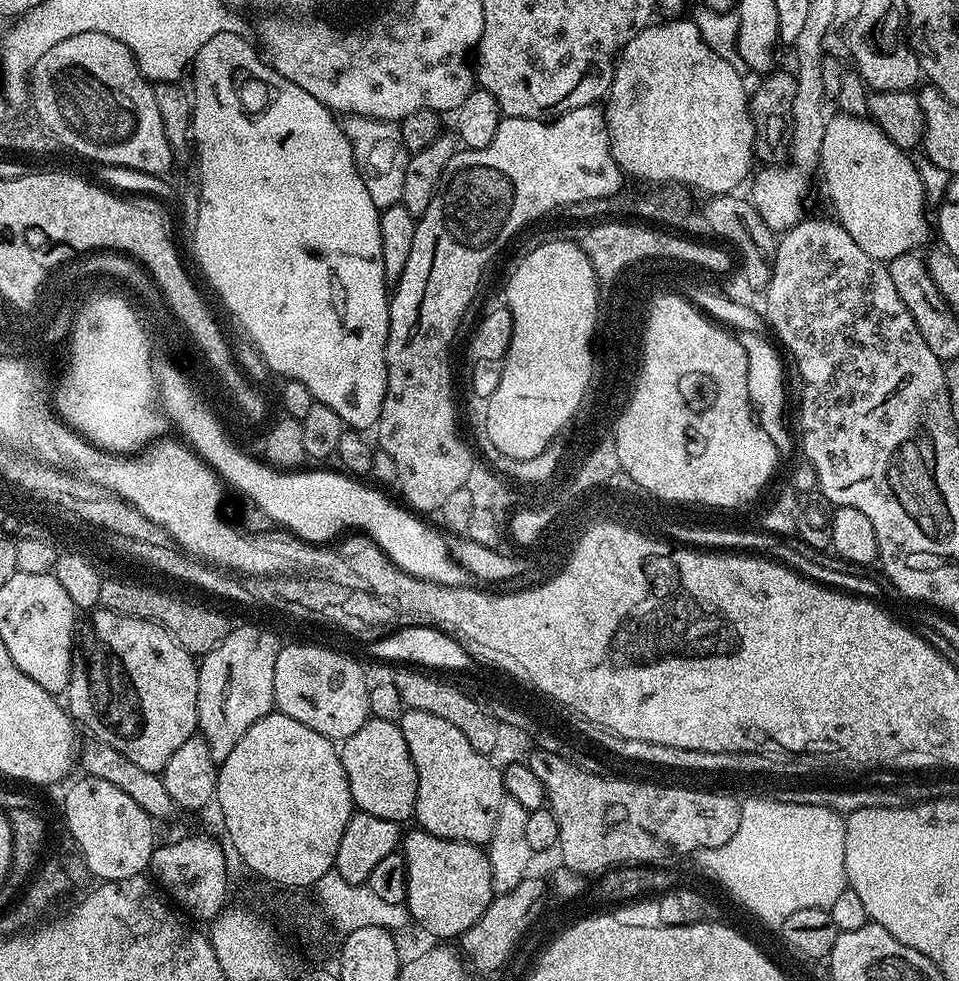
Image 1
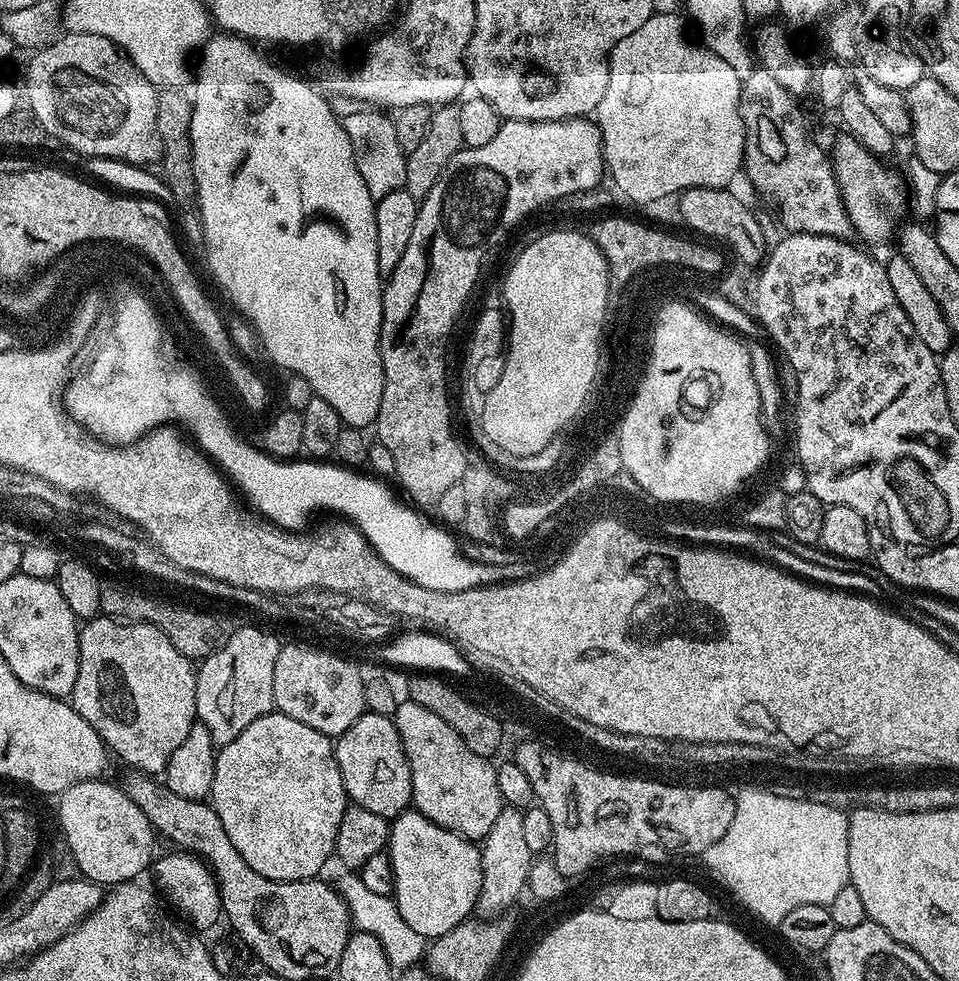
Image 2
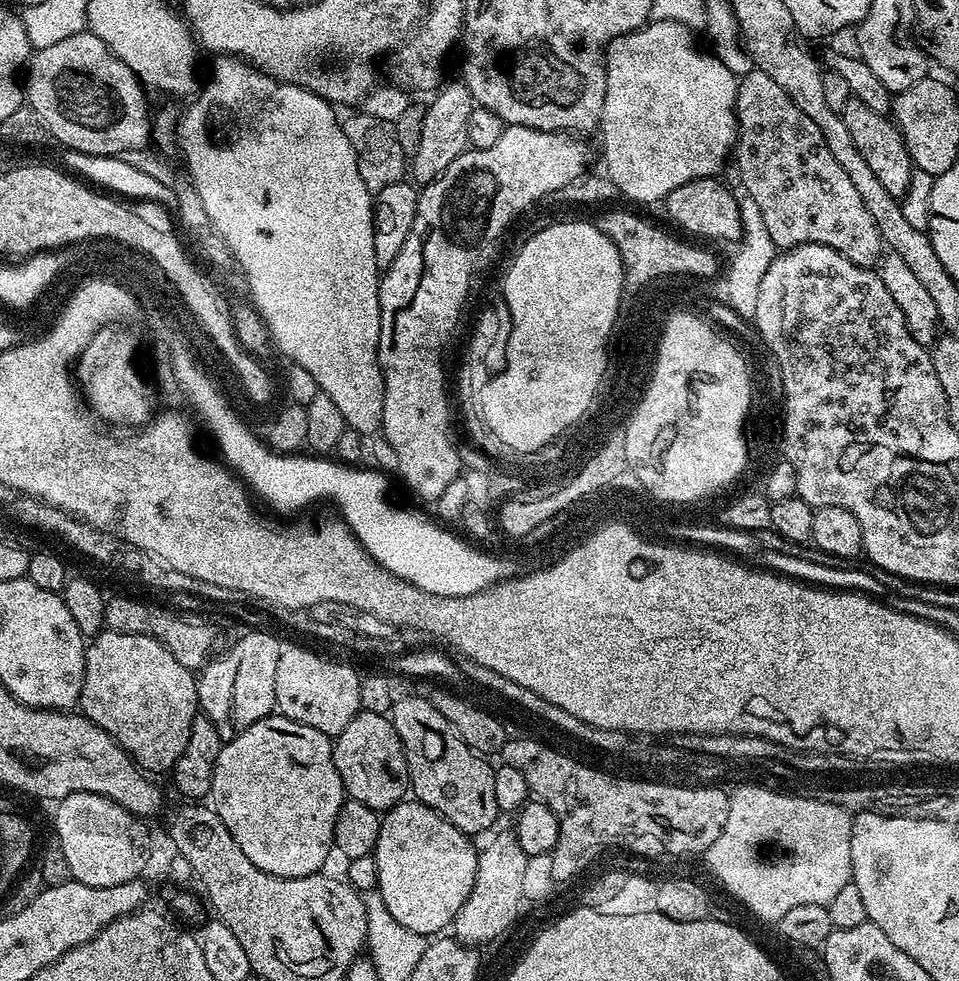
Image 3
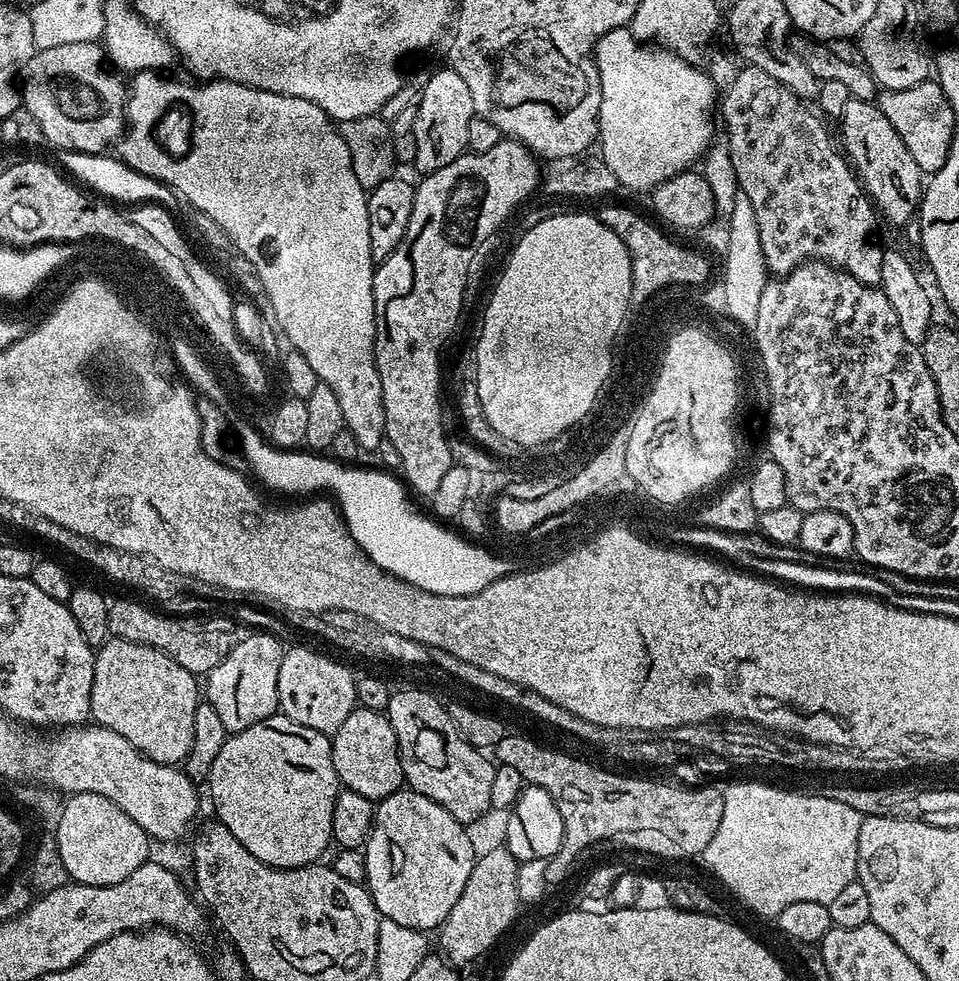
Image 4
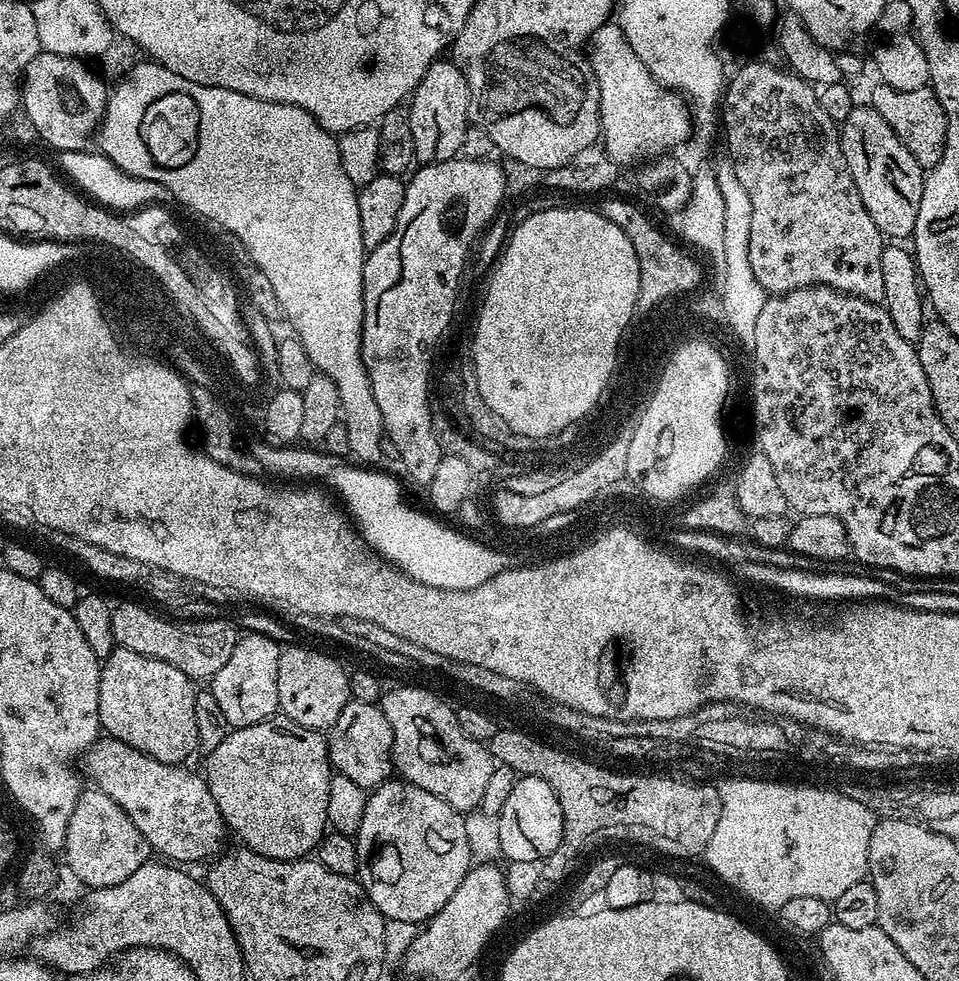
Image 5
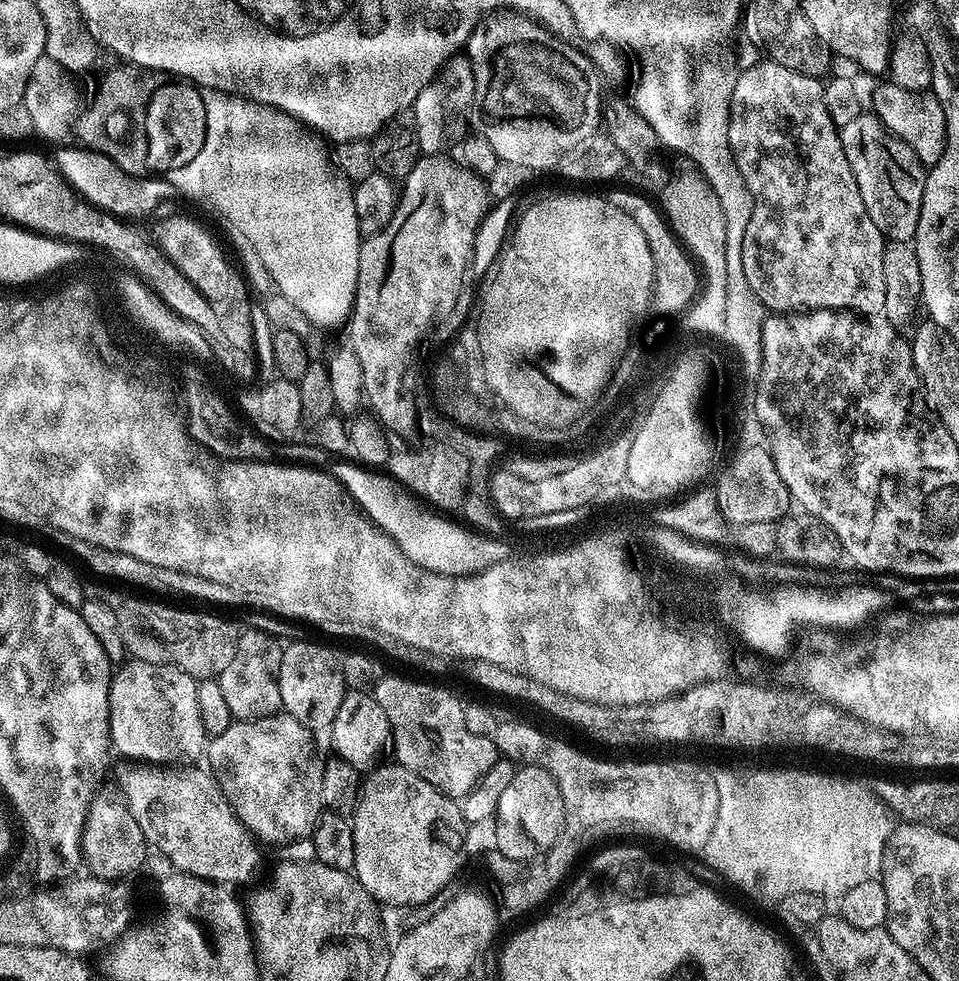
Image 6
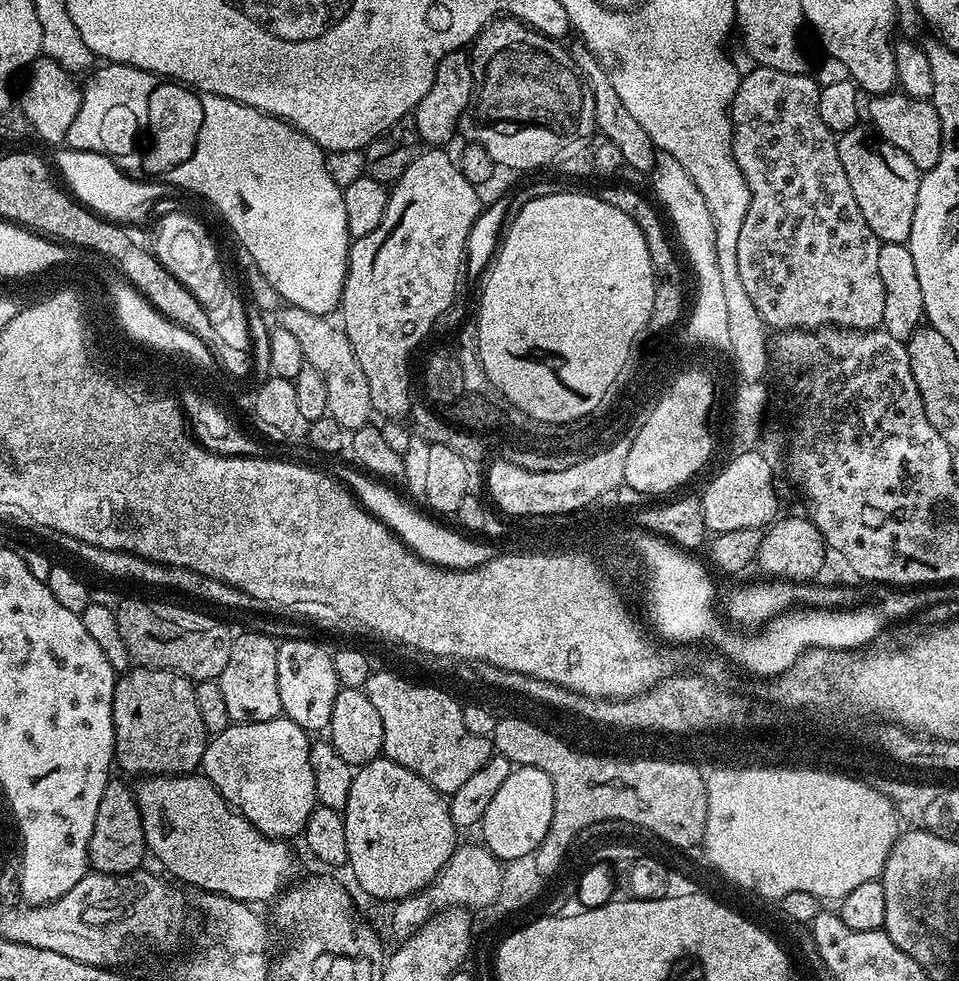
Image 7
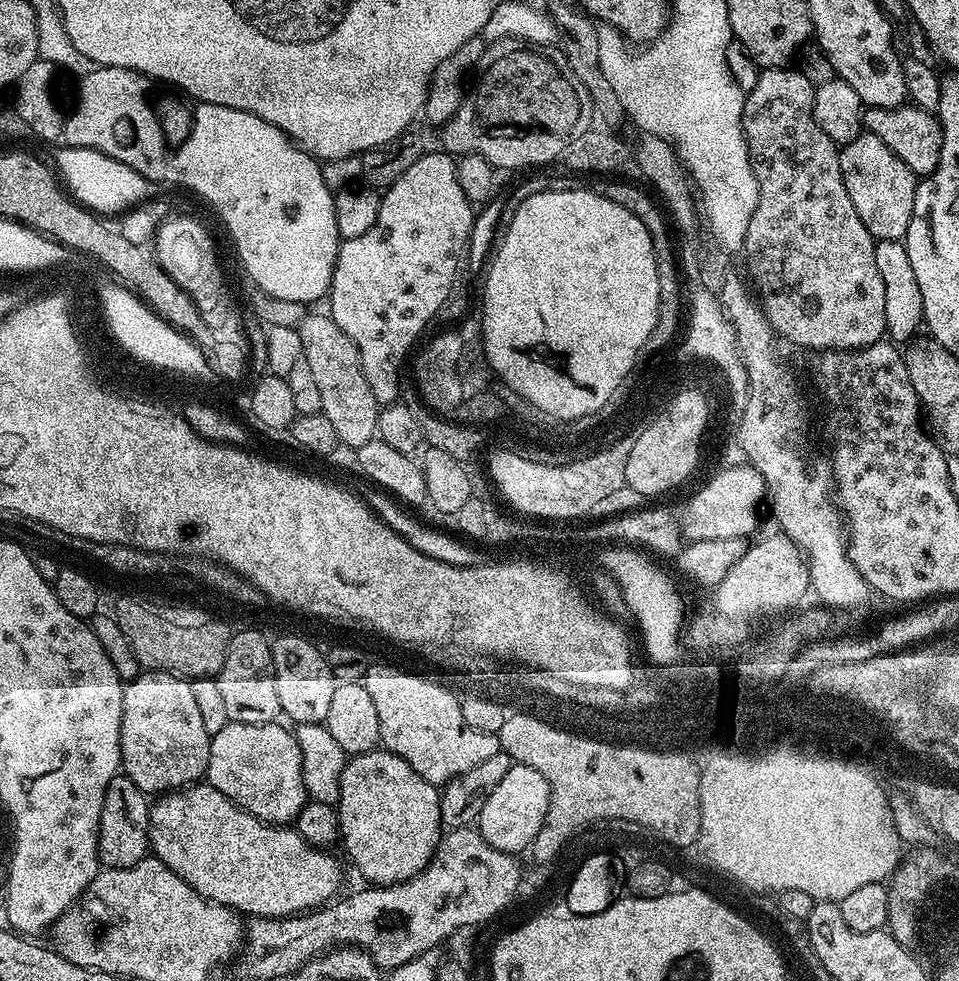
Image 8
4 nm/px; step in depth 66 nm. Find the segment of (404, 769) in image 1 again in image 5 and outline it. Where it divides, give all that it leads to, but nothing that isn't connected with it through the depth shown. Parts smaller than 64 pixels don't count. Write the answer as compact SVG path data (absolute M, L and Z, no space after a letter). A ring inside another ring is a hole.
M349 699L342 714L338 714L338 722L327 729L326 739L328 761L339 775L350 778L350 782L358 782L358 786L371 790L393 775L394 734L390 730L390 722L386 722L386 714L380 704Z

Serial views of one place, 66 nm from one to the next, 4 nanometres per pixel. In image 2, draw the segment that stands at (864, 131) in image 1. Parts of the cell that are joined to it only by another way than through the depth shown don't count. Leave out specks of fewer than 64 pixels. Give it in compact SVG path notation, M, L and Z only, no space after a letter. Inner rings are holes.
M842 136L832 149L832 161L853 233L872 244L886 241L891 234L893 237L896 225L894 226L894 218L888 212L901 205L903 207L906 202L906 184L901 173L885 168L885 163L879 157L849 136Z

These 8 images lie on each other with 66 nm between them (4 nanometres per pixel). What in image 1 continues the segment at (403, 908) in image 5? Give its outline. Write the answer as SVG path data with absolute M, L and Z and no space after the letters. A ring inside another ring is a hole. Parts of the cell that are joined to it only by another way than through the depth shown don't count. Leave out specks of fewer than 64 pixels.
M415 830L403 837L402 855L408 868L406 911L420 928L432 936L458 938L492 905L494 889L488 853L481 845L443 840Z

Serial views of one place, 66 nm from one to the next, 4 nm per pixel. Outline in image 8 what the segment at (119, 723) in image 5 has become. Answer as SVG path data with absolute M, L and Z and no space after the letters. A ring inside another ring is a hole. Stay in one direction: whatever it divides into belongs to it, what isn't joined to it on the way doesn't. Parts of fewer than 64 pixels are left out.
M151 670L141 671L138 678L127 681L124 685L124 697L122 698L122 742L120 743L120 762L123 775L138 786L146 794L167 794L177 790L183 790L199 781L208 771L208 759L210 758L210 742L212 737L208 735L206 725L202 723L202 717L198 711L198 705L194 699L194 690L191 683L183 676L172 676L169 672L153 672Z

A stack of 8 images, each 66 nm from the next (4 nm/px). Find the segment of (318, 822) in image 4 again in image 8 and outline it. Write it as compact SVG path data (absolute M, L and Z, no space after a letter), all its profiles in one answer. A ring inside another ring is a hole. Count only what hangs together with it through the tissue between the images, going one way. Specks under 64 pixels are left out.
M228 723L218 730L210 742L210 758L208 759L207 783L217 788L226 798L230 798L238 807L264 820L268 824L288 826L295 821L304 805L309 803L308 791L302 782L302 750L300 743L291 731L283 728L283 723L270 724L234 724Z

